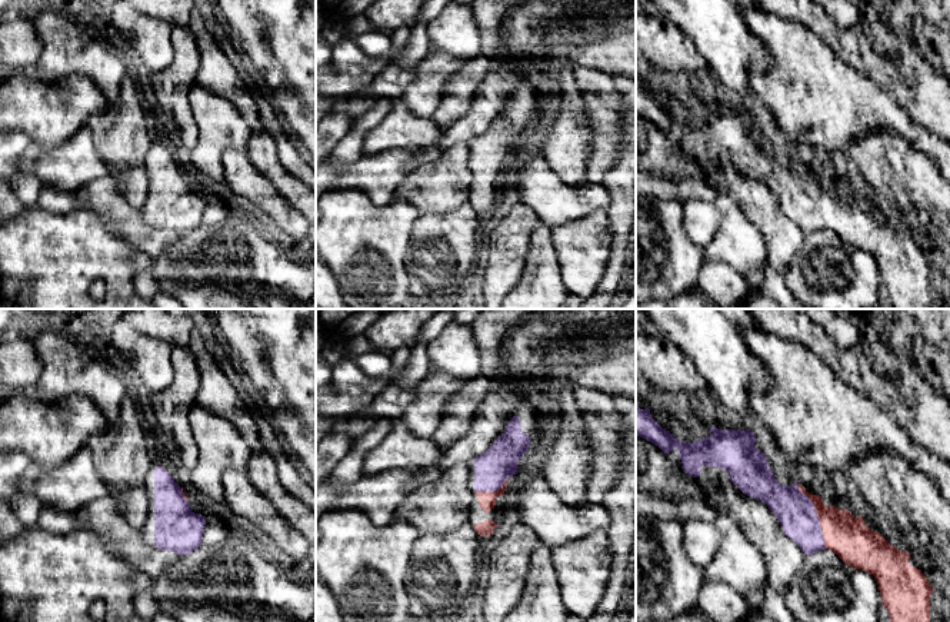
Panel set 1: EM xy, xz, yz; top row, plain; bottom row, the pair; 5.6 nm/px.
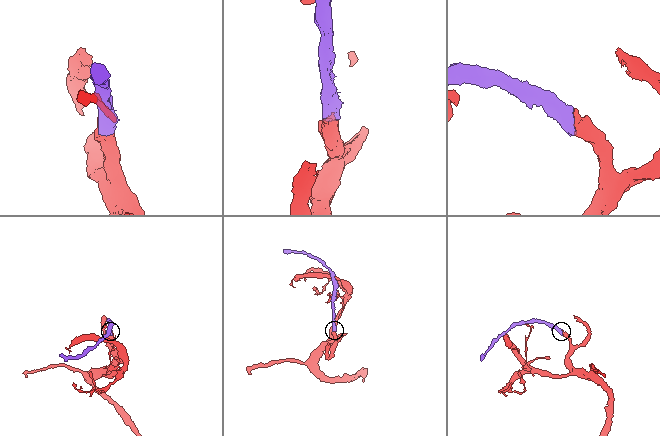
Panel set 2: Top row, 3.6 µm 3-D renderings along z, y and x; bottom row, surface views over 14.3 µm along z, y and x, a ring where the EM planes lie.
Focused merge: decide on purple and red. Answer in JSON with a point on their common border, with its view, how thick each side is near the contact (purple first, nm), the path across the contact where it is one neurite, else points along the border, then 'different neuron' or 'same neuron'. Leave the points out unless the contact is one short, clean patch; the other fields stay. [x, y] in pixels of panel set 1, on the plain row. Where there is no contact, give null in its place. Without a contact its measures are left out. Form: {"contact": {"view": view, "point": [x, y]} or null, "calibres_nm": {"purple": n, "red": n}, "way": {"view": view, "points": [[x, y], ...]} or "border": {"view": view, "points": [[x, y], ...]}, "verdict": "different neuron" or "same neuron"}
{"contact": {"view": "yz", "point": [817, 196]}, "calibres_nm": {"purple": 220, "red": 240}, "way": {"view": "yz", "points": [[794, 190], [803, 196], [817, 196], [829, 208], [847, 216]]}, "verdict": "same neuron"}

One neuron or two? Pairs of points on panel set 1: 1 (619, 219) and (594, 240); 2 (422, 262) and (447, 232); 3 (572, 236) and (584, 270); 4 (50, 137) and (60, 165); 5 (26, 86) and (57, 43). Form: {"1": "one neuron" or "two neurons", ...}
{"1": "two neurons", "2": "one neuron", "3": "one neuron", "4": "two neurons", "5": "two neurons"}

